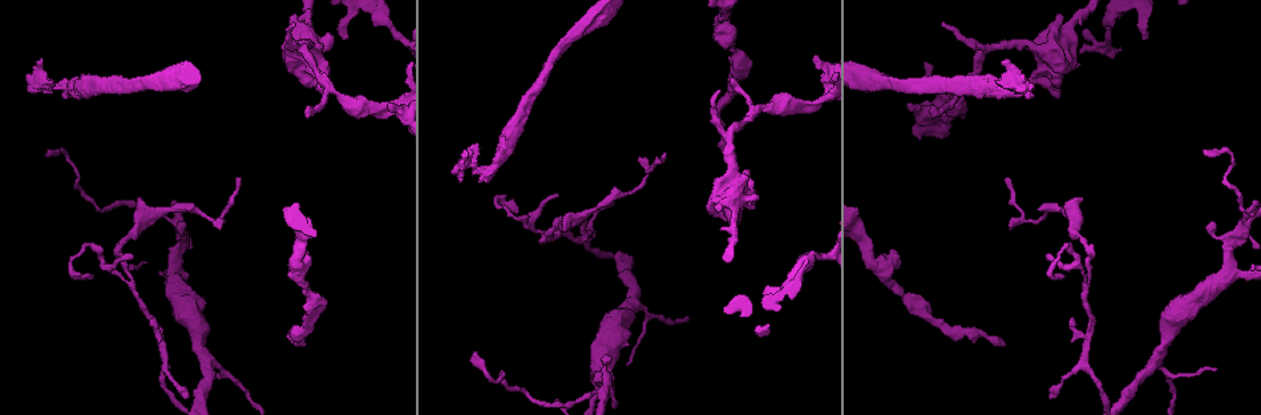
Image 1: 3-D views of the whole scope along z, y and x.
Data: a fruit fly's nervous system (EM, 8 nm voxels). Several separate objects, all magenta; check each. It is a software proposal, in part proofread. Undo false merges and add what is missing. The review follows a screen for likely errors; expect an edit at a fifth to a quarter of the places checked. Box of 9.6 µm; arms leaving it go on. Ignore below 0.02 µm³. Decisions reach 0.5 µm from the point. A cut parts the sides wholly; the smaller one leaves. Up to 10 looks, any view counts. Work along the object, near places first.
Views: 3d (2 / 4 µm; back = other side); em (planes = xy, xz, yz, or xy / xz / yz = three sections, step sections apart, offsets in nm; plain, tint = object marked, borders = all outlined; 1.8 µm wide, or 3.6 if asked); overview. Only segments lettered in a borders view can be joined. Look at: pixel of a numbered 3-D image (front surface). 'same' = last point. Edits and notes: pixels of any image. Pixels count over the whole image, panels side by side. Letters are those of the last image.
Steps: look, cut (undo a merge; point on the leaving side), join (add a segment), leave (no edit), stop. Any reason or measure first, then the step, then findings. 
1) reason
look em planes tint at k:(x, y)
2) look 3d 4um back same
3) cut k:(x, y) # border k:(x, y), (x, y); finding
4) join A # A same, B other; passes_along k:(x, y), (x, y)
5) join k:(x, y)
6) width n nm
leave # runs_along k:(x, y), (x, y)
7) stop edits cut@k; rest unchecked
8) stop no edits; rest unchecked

look 3d 2um back at 1:(57, 87)

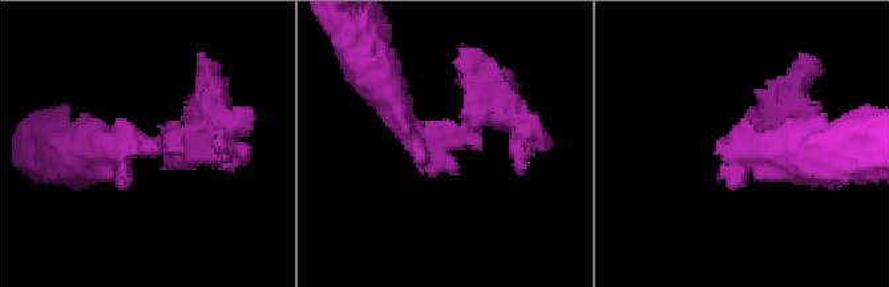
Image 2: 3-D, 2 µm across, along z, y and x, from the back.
look em planes borders at 2:(157, 153)

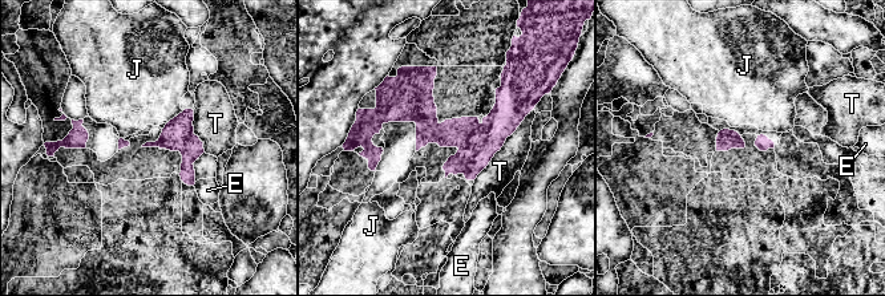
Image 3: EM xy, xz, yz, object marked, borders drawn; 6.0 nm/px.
longest_contact T 550 nm
leave # E other, J other, T other; border 3:(184, 110), (168, 122); continuous, no second neuron

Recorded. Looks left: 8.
two arms in line, one across
look 3d 2um at 1:(132, 285)

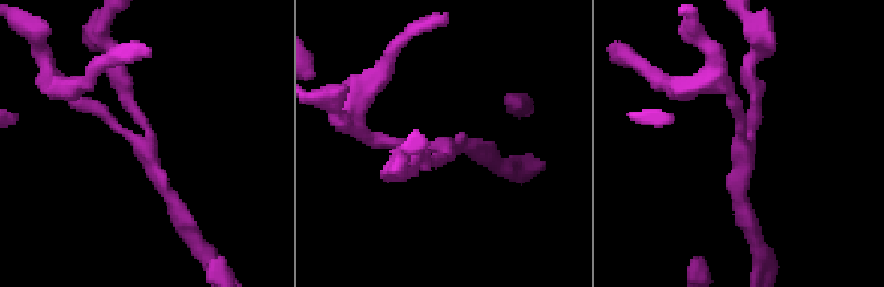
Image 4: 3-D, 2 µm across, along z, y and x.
arms 3
look em yz step 8 tint at 4:(742, 150)

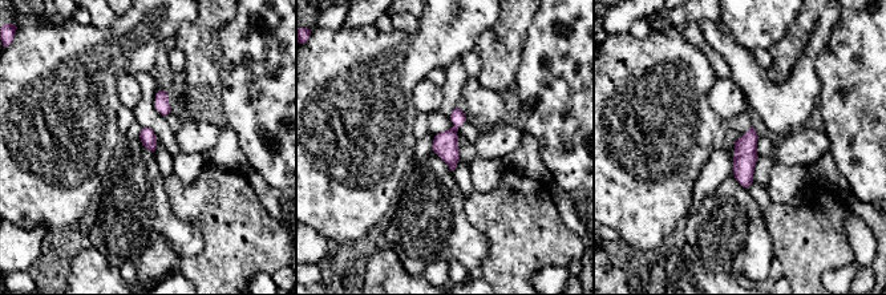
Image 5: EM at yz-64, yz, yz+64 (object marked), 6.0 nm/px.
look em planes borders same

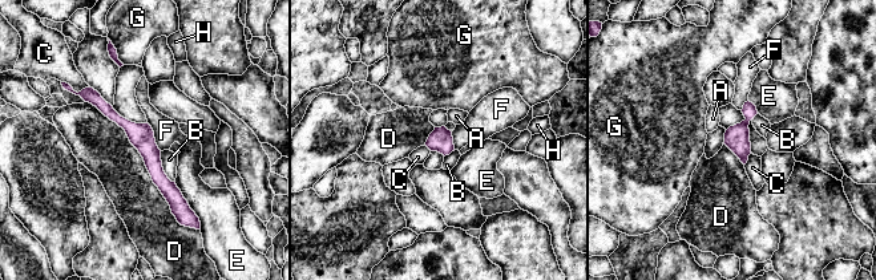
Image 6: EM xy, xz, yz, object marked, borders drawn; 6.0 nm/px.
longest_contact D 950 nm
leave # A other, B other, C other, D other, E other, F other, G other, H other; runs_along 6:(85, 92), (145, 143), (182, 207); one neuron here

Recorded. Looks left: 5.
an open end
look 3d 4um at 1:(611, 359)

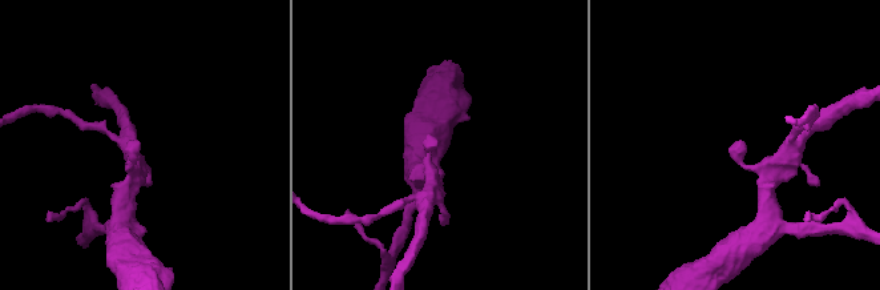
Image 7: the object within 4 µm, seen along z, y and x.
shape alone is not enough
look em yz step 4 borders at 7:(740, 144)

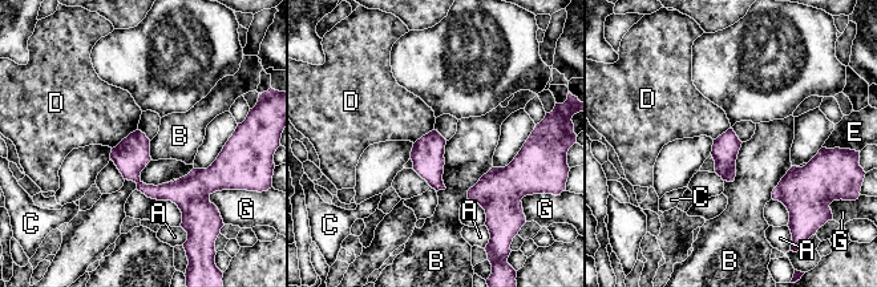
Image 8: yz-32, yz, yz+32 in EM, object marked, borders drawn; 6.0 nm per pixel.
look em planes borders same

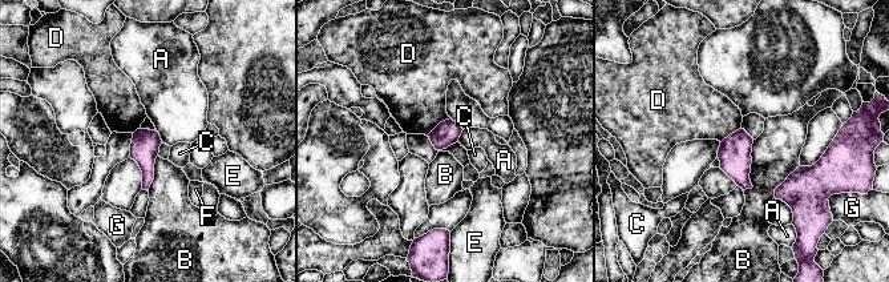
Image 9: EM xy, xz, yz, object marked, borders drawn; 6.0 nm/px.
width 150 nm
leave # A other, B other, C other, D other, E other, F other, G other; border 9:(754, 140), (752, 186), (743, 190); no lettered segment goes on from it

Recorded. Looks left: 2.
an open end
look em 3.6um planes borders at 1:(563, 229)

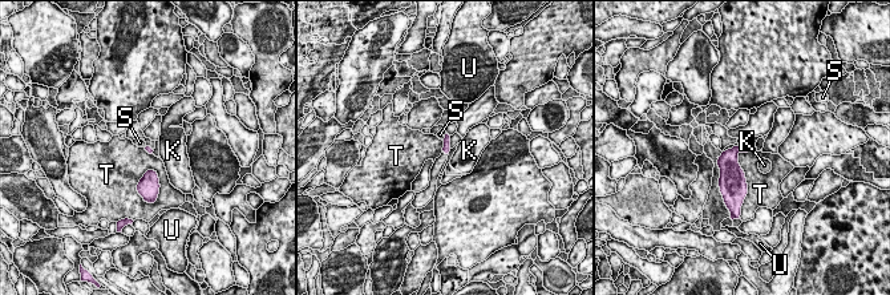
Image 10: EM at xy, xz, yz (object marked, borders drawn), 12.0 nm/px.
leave # K other, S other, T other, U other; border 10:(156, 170), (138, 181), (138, 194); no lettered segment goes on from it

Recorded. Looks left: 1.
stop no edits; rest unchecked

